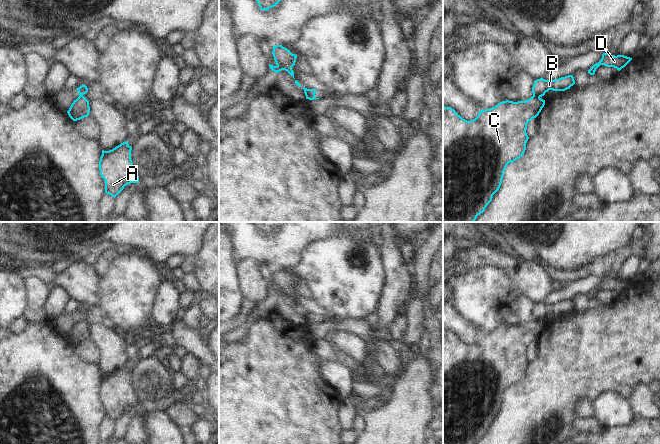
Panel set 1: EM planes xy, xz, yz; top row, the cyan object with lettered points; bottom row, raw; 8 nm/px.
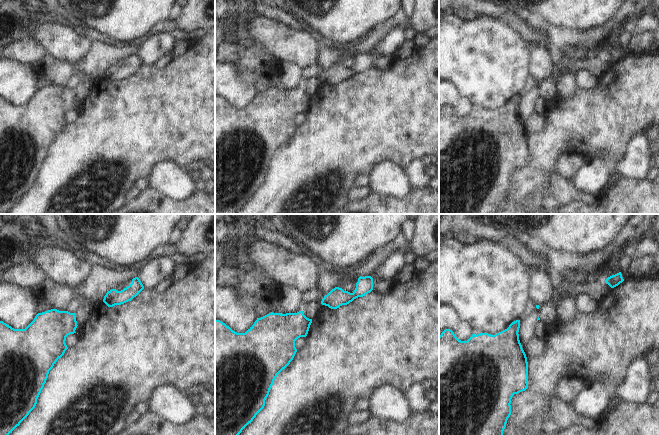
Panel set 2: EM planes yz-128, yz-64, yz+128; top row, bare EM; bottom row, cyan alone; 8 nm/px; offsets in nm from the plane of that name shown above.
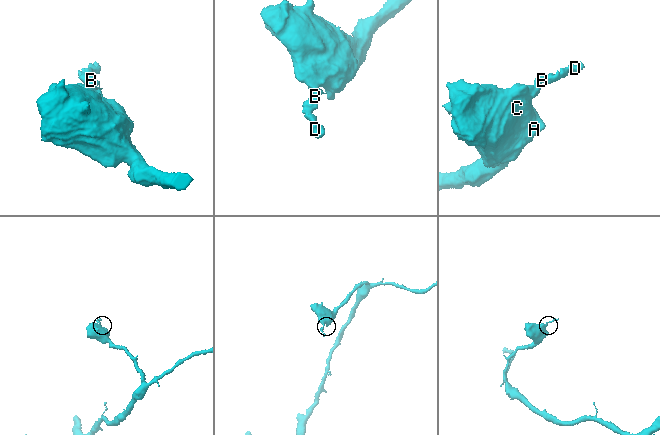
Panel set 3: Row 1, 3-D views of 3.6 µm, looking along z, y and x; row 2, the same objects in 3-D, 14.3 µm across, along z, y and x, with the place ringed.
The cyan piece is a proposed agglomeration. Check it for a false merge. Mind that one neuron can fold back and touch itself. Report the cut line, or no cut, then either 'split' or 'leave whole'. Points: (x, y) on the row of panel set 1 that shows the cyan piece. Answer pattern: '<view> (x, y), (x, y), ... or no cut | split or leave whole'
yz (533, 95), (539, 98) | split

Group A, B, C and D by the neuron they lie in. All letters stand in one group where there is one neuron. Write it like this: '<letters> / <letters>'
A C / B D

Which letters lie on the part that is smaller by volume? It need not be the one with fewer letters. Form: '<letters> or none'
B, D

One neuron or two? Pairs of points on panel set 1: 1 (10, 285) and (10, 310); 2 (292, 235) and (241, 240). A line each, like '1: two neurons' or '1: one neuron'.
1: one neuron
2: one neuron

